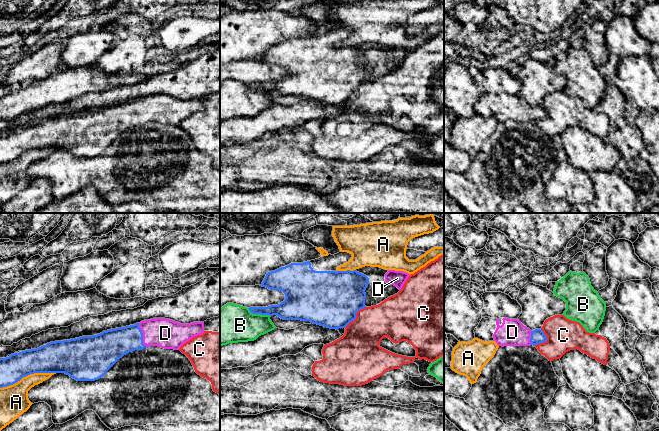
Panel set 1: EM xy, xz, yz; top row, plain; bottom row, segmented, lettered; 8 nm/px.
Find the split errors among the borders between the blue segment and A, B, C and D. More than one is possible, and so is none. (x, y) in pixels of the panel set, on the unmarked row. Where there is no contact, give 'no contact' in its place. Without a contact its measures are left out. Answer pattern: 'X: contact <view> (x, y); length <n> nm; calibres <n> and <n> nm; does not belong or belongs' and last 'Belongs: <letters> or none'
A: contact xy (27, 151); length 460 nm; calibres 240 and 220 nm; does not belong
B: contact xz (259, 89); length 200 nm; calibres 160 and 300 nm; does not belong
C: contact xz (355, 93); length 240 nm; calibres 460 and 320 nm; does not belong
D: contact xy (142, 111); length 200 nm; calibres 240 and 240 nm; belongs
Belongs: D

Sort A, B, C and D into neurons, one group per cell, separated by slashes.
A / B / C / D

